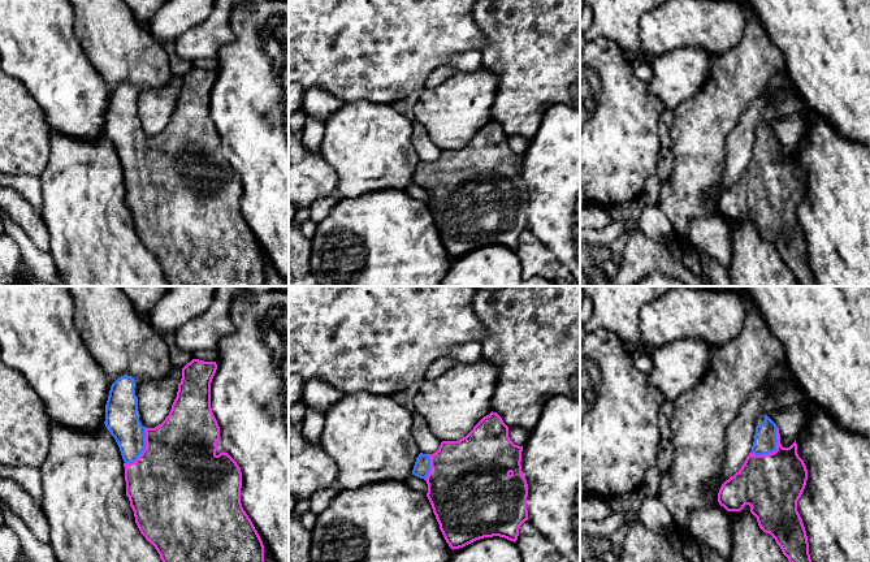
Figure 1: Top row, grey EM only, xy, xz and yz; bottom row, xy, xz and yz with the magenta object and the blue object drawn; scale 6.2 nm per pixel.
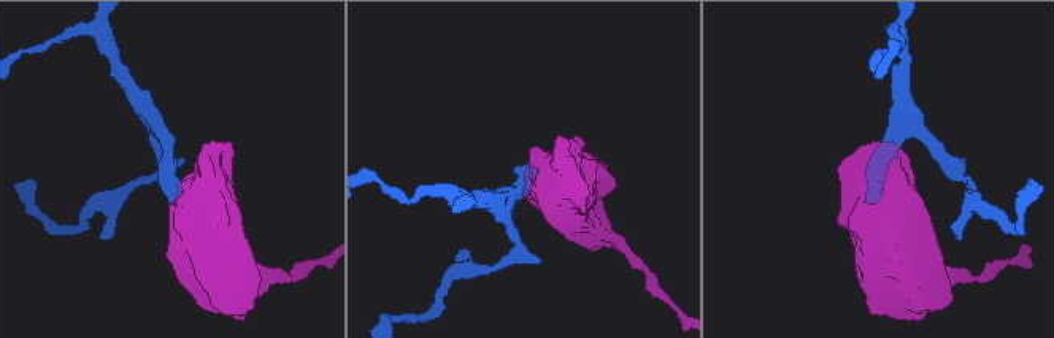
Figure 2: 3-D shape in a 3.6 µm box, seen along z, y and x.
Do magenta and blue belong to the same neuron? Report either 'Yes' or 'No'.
Yes

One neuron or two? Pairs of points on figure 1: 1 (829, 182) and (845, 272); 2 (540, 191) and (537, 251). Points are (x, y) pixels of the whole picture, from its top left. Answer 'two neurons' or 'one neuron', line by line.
1: one neuron
2: two neurons

